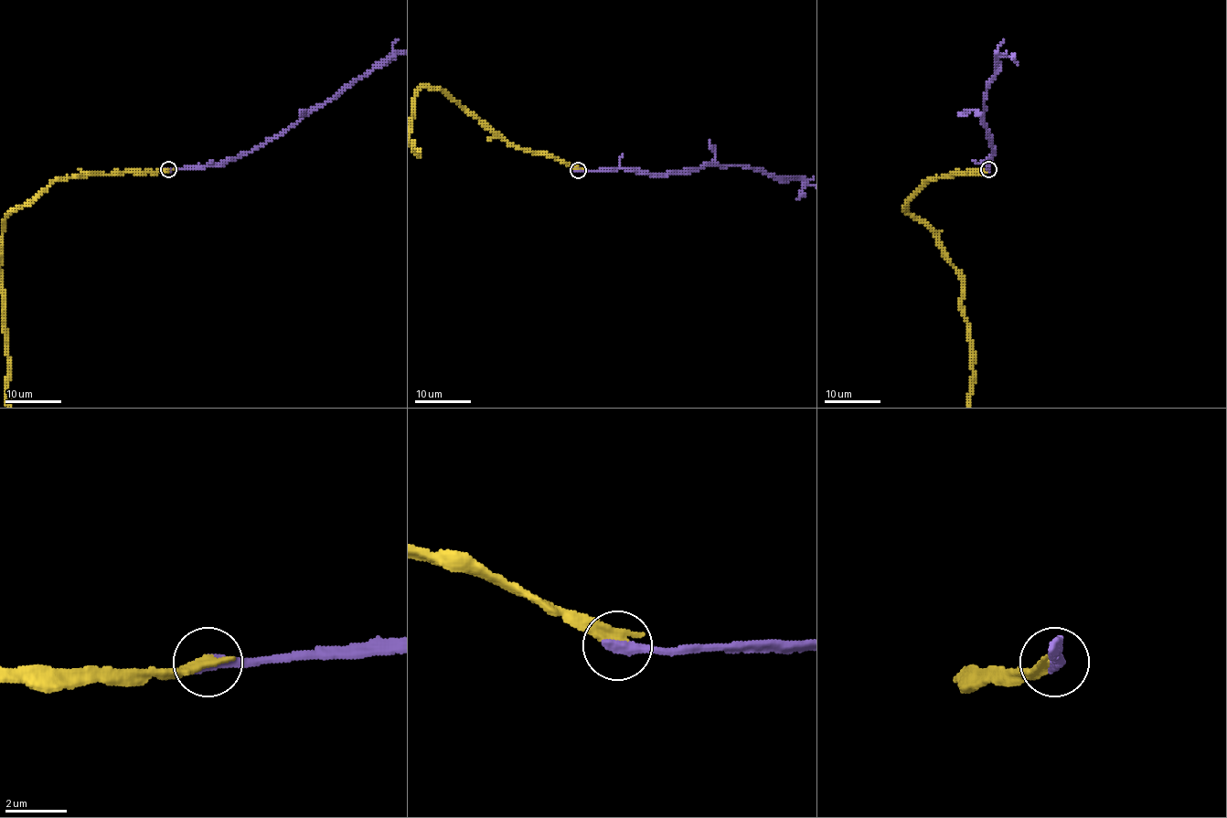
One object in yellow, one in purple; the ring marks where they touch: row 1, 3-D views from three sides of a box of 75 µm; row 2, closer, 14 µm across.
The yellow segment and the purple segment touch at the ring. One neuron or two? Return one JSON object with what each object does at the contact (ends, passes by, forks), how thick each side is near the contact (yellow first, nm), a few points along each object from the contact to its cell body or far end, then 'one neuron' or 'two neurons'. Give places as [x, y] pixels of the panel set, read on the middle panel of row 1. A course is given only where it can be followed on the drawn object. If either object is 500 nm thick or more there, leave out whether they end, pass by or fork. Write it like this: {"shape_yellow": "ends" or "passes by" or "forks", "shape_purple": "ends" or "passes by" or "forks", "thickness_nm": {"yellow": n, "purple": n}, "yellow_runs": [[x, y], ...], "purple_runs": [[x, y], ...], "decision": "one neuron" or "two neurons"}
{"shape_yellow": "ends", "shape_purple": "ends", "thickness_nm": {"yellow": 400, "purple": 480}, "decision": "one neuron"}

